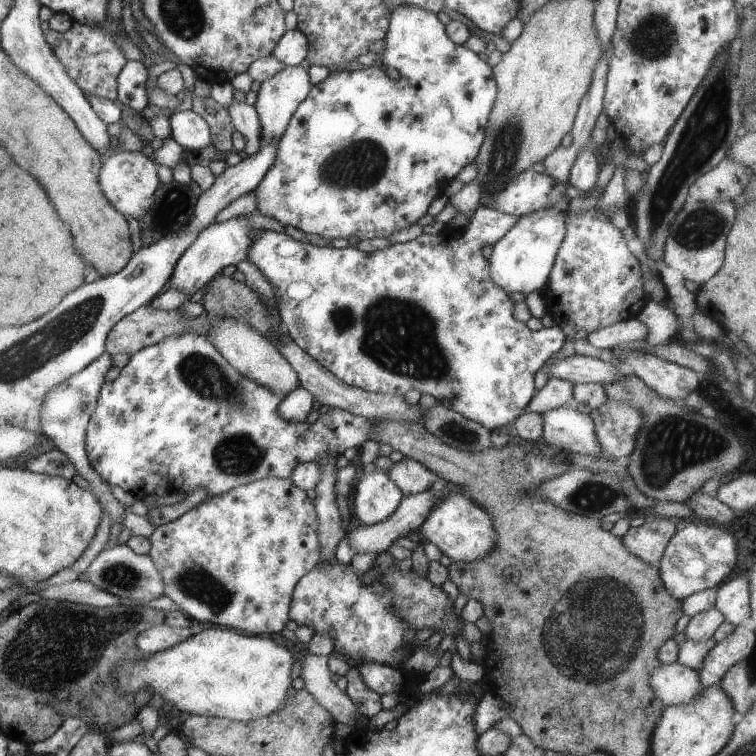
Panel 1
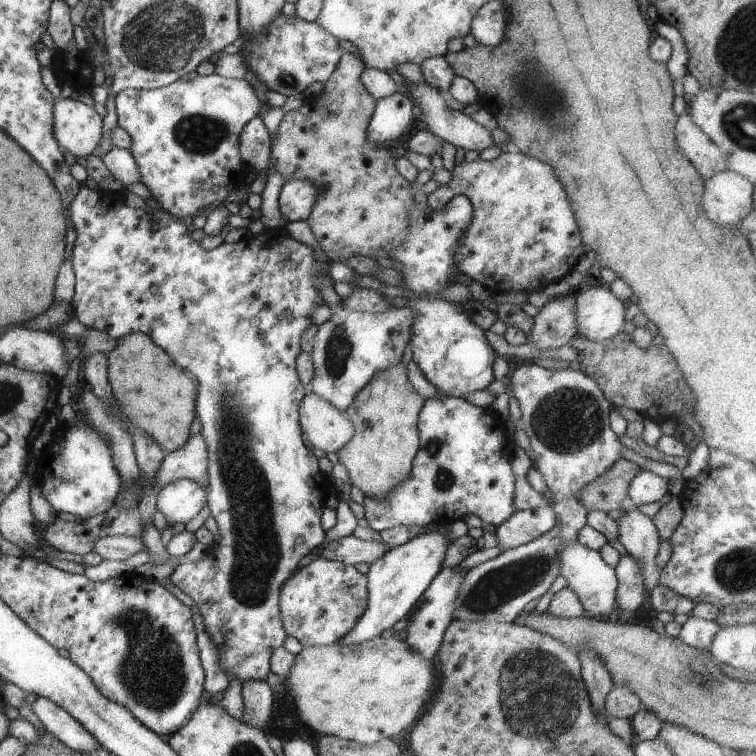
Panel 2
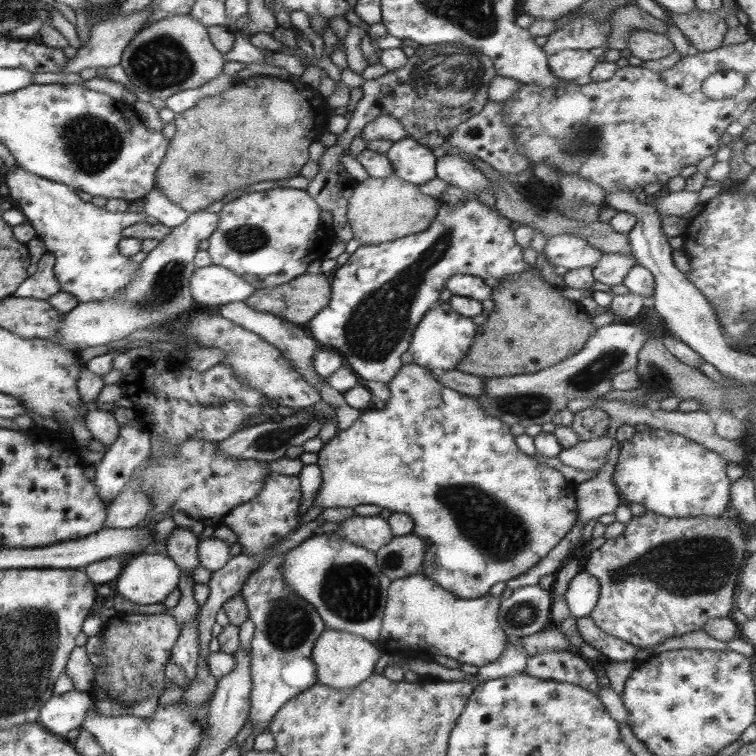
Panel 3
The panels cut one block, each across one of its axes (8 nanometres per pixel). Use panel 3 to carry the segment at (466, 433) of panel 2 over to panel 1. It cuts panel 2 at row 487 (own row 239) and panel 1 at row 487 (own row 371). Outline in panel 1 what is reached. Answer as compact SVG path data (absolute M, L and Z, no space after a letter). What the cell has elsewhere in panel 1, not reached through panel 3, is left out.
M375 469L369 474L357 475L353 483L350 508L359 524L372 525L386 519L404 497L401 490L387 478L387 474Z

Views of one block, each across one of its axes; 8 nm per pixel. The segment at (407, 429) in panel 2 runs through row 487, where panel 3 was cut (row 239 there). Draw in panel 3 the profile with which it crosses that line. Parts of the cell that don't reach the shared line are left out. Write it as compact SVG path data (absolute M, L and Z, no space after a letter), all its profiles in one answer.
M391 174L385 178L369 177L364 182L355 183L349 198L347 220L353 238L363 246L375 246L381 242L391 242L392 239L423 232L435 219L437 200L421 194L417 186L404 181L403 178Z

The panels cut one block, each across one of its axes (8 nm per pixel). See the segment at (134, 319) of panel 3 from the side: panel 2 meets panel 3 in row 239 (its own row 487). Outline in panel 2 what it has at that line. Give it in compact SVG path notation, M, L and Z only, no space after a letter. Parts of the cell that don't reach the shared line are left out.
M177 479L167 482L156 494L159 514L163 514L167 524L185 524L194 518L205 506L205 488L199 482Z

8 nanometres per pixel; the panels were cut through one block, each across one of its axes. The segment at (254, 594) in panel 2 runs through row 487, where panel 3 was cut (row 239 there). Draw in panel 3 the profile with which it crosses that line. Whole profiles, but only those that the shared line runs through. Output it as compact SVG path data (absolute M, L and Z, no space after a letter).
M271 188L264 192L244 193L217 212L217 226L207 237L210 265L229 270L255 289L285 284L304 274L309 263L322 260L325 254L327 247L321 244L321 240L328 231L318 220L319 212L317 204L303 190Z

